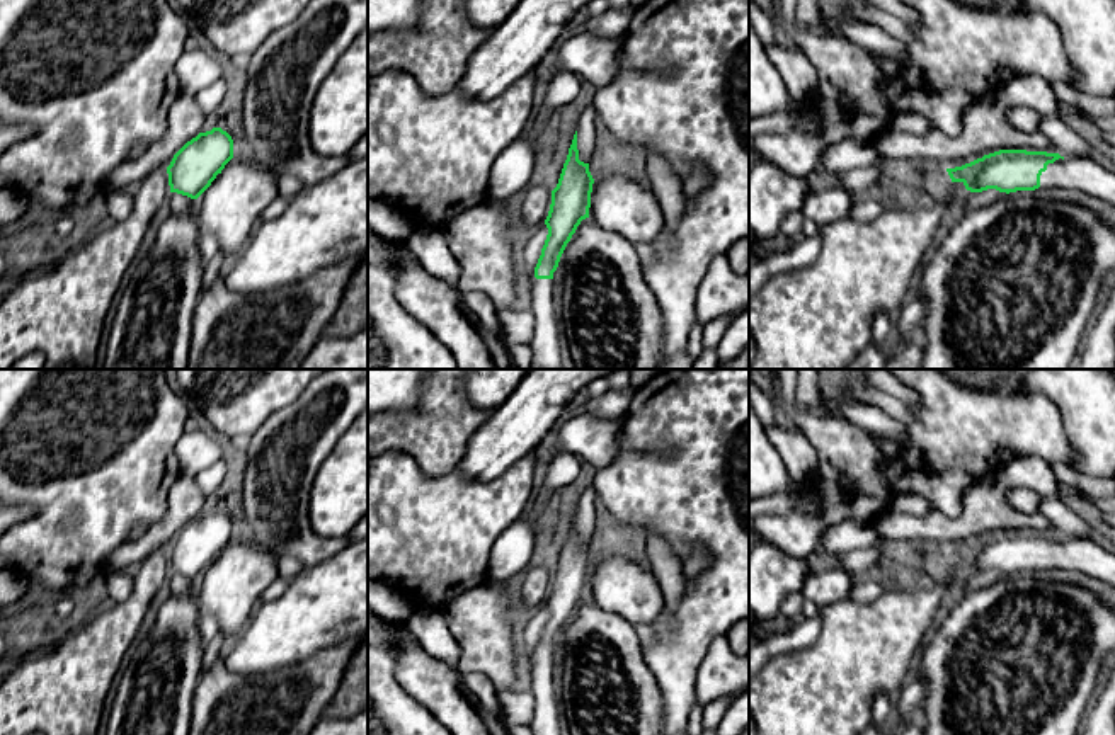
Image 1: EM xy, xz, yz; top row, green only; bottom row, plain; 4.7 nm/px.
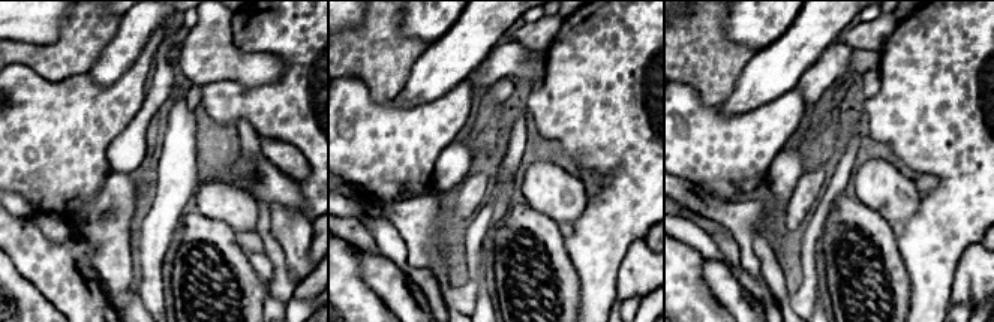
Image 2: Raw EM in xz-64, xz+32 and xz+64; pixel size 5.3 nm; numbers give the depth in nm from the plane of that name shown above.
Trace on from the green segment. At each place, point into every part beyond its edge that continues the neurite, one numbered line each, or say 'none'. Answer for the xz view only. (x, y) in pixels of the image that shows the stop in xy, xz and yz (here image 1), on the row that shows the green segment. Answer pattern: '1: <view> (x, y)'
1: xz (547, 351)

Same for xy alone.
none

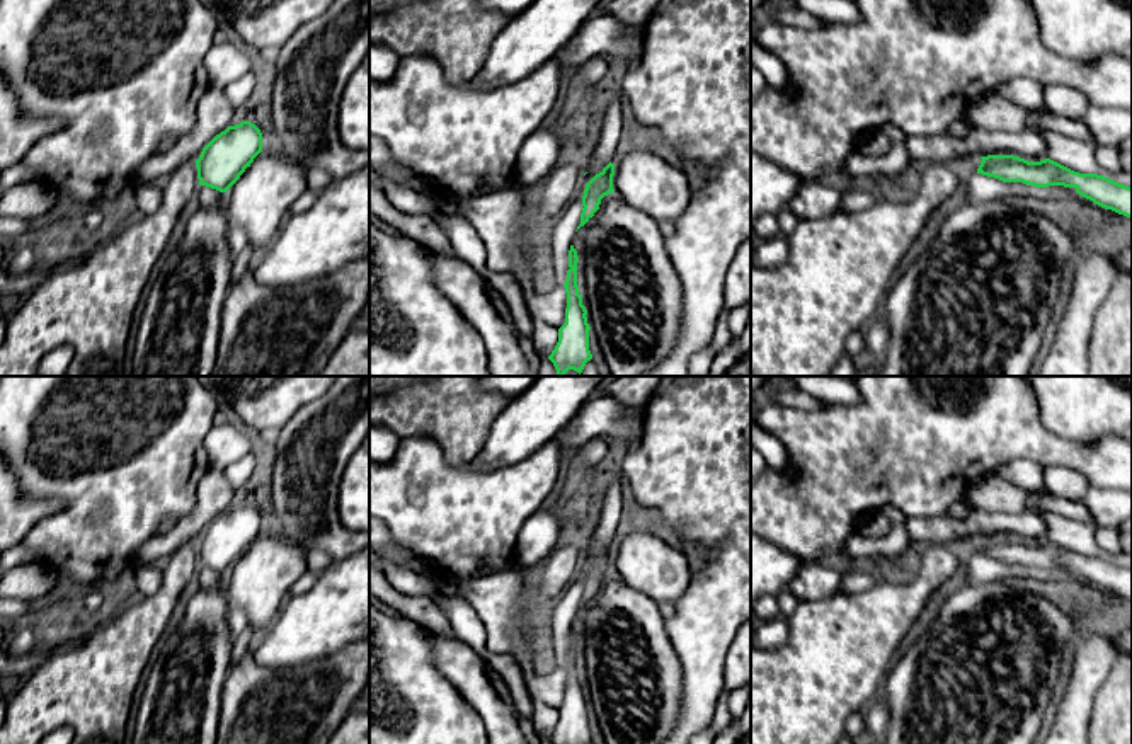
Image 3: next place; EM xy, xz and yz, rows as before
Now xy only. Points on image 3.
none

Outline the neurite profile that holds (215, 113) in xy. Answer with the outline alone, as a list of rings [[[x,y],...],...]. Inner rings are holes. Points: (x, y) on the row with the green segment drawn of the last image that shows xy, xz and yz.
[[[209,87],[197,104],[196,123],[189,133],[165,152],[153,153],[133,174],[131,186],[163,182],[180,165],[196,162],[203,148],[232,124],[235,107],[221,89]]]

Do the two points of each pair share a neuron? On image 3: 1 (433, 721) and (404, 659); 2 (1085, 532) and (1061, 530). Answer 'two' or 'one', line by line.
1: one
2: one

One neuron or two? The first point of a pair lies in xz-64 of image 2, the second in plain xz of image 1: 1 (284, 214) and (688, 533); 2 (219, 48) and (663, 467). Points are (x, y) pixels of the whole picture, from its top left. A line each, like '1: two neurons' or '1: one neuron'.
1: two neurons
2: two neurons

